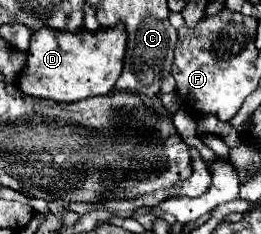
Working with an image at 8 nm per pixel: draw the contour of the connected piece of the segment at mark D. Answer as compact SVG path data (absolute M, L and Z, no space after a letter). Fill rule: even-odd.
M40 28L32 34L30 56L26 70L20 76L20 90L46 100L56 102L78 102L90 96L110 94L122 68L124 48L128 34L124 28L100 28L90 32L56 32L56 28Z

